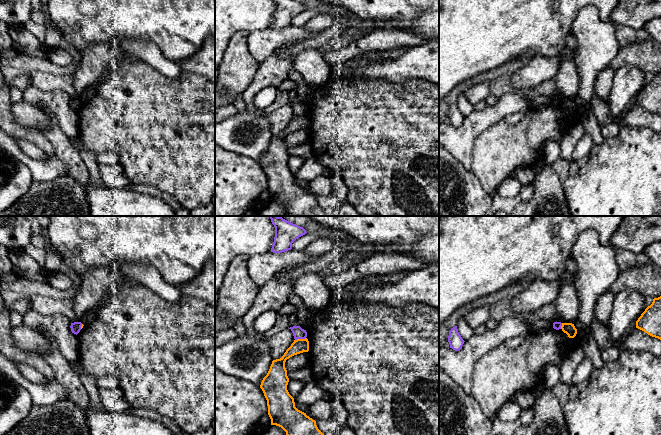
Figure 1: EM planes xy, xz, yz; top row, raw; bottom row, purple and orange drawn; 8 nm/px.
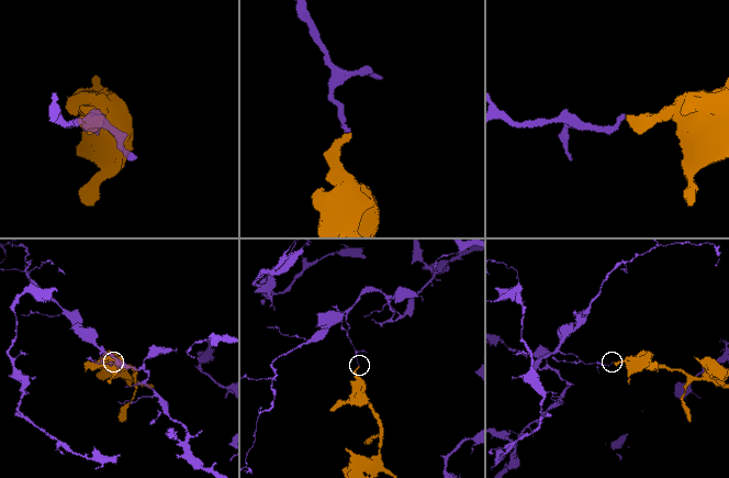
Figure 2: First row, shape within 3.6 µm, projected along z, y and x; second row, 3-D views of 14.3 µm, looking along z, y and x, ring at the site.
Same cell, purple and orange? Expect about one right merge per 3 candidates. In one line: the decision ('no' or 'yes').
no

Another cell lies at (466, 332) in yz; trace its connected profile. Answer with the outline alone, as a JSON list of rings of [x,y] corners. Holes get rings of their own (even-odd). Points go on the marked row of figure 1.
[[[462,317],[457,324],[457,329],[464,341],[467,341],[474,335],[473,329],[468,325],[465,317]]]

